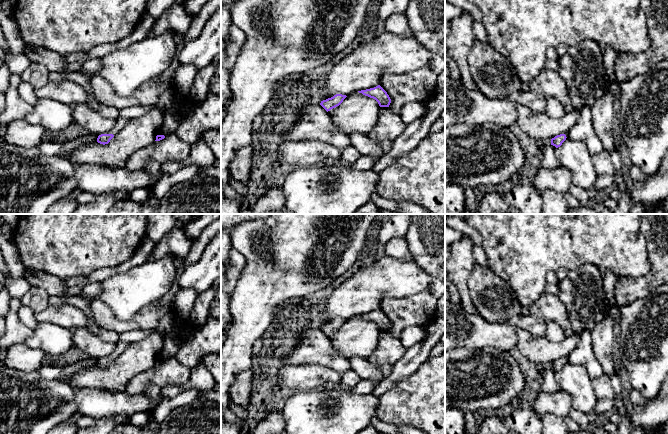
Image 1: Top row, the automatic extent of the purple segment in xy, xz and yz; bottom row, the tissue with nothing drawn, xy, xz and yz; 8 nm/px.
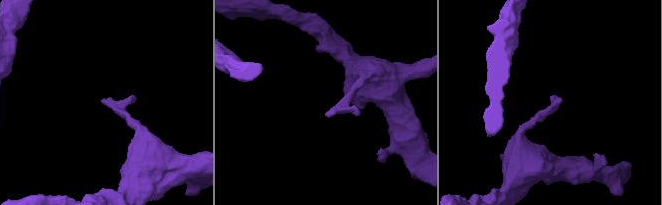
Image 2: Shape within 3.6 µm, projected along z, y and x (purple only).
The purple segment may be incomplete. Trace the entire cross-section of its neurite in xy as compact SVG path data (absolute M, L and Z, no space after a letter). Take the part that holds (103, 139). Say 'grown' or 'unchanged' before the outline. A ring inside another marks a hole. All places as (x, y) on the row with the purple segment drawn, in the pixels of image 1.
grown | M119 117L116 120L115 126L107 134L101 134L98 136L97 142L103 145L108 144L114 135L117 134L128 123L128 121L129 119Z

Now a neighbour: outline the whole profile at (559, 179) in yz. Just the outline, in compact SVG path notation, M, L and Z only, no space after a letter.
M540 166L532 185L539 194L542 194L545 190L564 194L572 185L572 174L562 166L552 169Z

